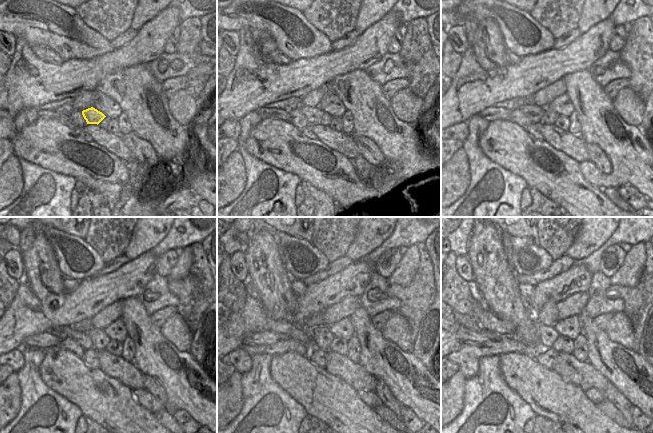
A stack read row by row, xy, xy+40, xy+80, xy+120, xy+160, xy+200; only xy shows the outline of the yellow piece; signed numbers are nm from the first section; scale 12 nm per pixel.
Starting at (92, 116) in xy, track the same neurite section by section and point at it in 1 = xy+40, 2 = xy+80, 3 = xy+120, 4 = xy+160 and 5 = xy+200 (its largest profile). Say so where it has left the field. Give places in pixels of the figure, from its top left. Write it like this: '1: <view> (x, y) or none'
1: xy+40 (313, 115)
2: xy+80 (534, 113)
3: xy+120 (82, 338)
4: xy+160 (284, 328)
5: xy+200 (488, 321)

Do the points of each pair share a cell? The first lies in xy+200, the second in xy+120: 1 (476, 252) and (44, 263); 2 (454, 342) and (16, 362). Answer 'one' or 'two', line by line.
1: one
2: two

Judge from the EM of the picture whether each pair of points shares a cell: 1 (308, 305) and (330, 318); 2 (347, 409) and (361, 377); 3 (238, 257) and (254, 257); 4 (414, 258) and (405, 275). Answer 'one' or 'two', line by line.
1: two
2: two
3: two
4: one

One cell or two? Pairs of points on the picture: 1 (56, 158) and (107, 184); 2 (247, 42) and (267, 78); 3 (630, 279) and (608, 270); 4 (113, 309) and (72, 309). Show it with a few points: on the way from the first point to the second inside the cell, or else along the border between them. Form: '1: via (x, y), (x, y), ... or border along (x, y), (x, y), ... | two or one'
1: via (69, 161), (79, 166), (94, 179) | one
2: via (247, 51), (248, 59), (258, 69) | one
3: border along (626, 253), (622, 265), (609, 277) | two
4: border along (121, 300), (115, 300), (90, 318) | two

